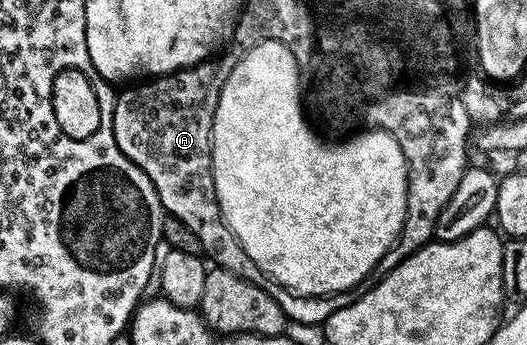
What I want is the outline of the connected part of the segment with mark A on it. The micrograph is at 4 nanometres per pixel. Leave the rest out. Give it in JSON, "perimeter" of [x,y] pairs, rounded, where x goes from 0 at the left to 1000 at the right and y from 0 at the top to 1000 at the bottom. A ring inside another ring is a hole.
{"perimeter":[[[446,157],[423,159],[389,171],[387,180],[372,183],[366,194],[349,194],[326,217],[300,217],[283,226],[258,246],[268,246],[268,252],[237,249],[233,255],[237,264],[230,275],[226,267],[218,278],[220,301],[213,319],[213,371],[216,397],[224,409],[224,432],[231,432],[235,452],[254,478],[262,478],[262,490],[269,490],[269,501],[277,501],[277,513],[285,513],[313,614],[338,629],[338,641],[347,641],[353,652],[361,652],[361,664],[368,664],[368,678],[376,687],[376,701],[387,725],[385,748],[389,754],[400,757],[421,780],[436,780],[436,791],[495,832],[505,852],[520,861],[520,872],[528,872],[528,884],[535,884],[535,907],[552,933],[573,942],[596,942],[598,936],[613,942],[626,919],[626,907],[641,907],[641,896],[649,896],[676,870],[677,846],[674,841],[643,843],[639,855],[624,858],[569,855],[548,832],[537,832],[528,814],[501,797],[497,780],[490,780],[490,768],[482,768],[482,757],[474,757],[474,742],[467,736],[467,722],[459,722],[452,687],[444,687],[440,667],[425,649],[425,620],[419,617],[414,594],[402,510],[402,365],[406,362],[406,328],[414,316],[414,281],[421,270],[421,246],[429,246],[429,223],[436,223],[450,162]]]}

